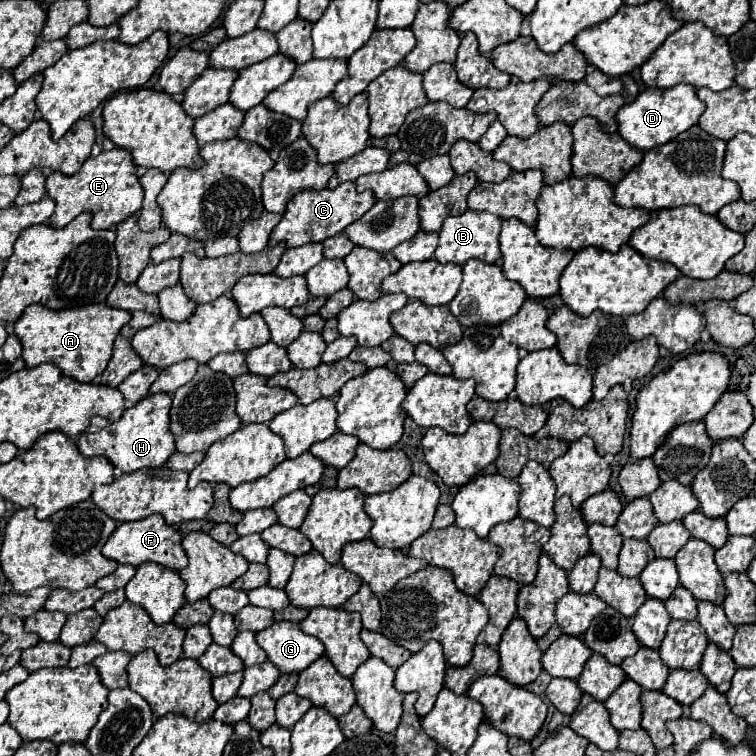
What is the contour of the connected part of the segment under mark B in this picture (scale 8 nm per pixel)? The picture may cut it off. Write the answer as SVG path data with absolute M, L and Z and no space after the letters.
M467 210L461 216L449 216L443 222L443 228L439 232L439 246L435 250L435 258L441 264L455 262L455 264L465 264L471 258L479 258L483 262L495 262L501 258L499 252L499 232L501 232L501 222L503 218L489 214L489 212L475 212Z

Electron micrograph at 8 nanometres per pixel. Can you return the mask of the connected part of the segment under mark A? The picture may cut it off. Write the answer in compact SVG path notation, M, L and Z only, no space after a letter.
M31 304L15 322L13 330L21 340L23 360L27 368L51 362L59 366L63 374L79 382L93 382L95 376L99 376L107 368L113 354L113 342L129 320L129 312L107 308L105 304L89 304L69 310L51 310L43 308L41 304Z

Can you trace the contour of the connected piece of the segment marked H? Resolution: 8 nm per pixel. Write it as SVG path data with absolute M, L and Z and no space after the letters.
M159 392L127 408L117 422L93 416L87 430L79 436L79 452L83 456L105 456L115 468L123 472L135 472L139 468L161 468L175 452L175 440L169 430L169 408L171 396Z

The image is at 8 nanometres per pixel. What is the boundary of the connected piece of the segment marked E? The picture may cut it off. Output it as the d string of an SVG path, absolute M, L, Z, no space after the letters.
M125 148L103 150L95 158L87 158L81 170L75 176L61 176L59 172L51 172L47 176L47 196L55 200L55 212L49 218L49 224L61 228L69 224L81 212L93 214L93 228L115 228L115 224L139 212L143 202L143 188L137 178L137 166L131 160L131 152Z

